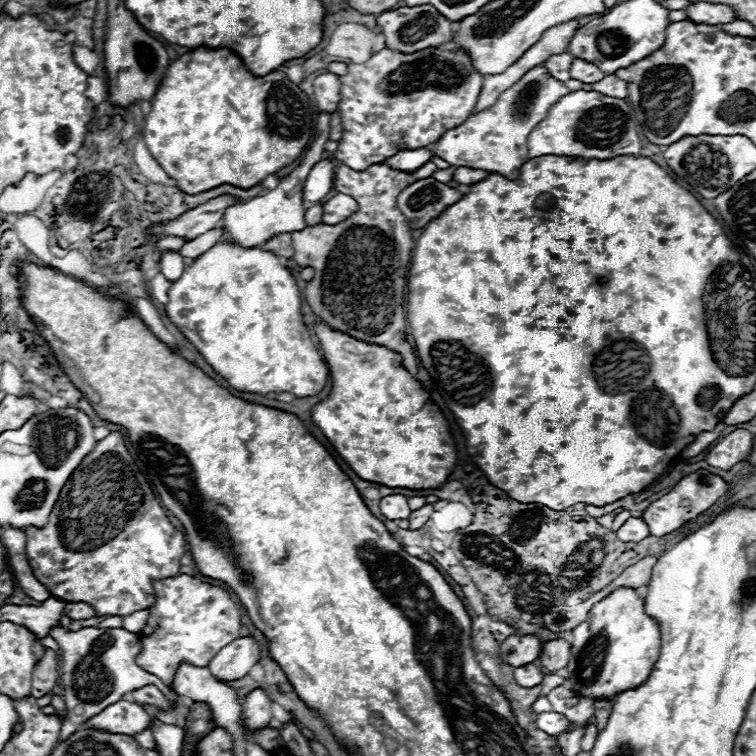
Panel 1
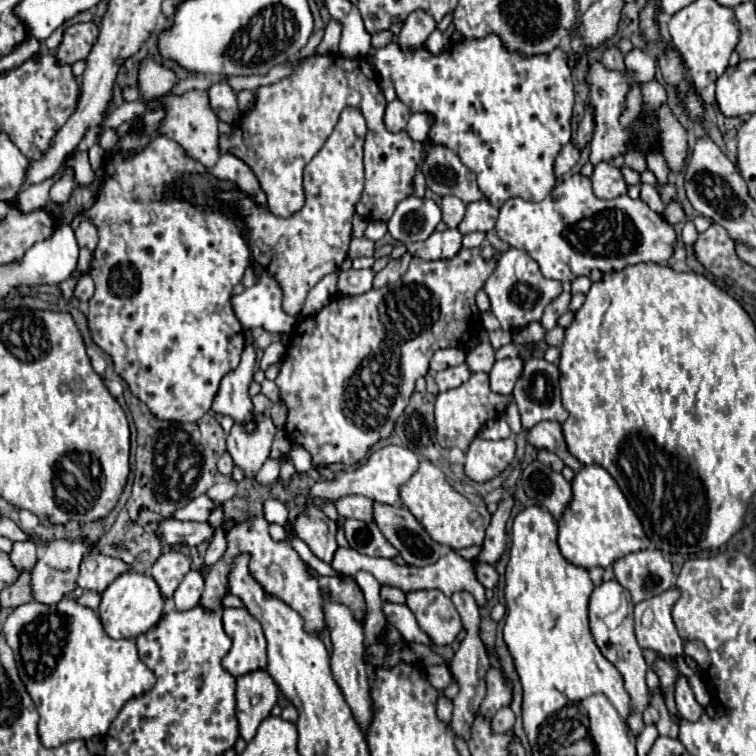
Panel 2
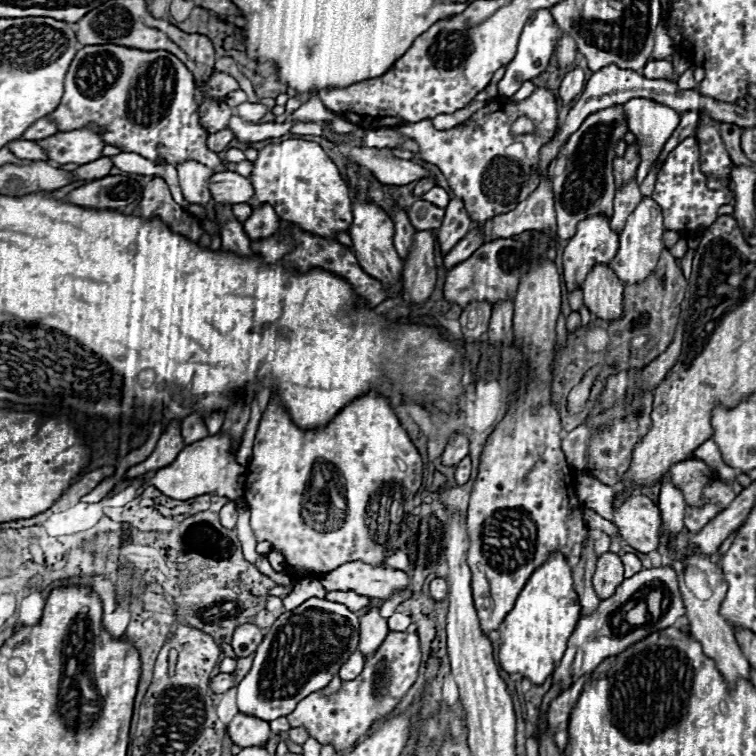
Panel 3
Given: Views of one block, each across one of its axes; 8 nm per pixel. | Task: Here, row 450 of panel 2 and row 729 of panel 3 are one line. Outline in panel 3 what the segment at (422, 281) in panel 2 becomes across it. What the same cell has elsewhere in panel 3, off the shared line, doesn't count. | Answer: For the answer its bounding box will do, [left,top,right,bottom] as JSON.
[286,630,422,752]

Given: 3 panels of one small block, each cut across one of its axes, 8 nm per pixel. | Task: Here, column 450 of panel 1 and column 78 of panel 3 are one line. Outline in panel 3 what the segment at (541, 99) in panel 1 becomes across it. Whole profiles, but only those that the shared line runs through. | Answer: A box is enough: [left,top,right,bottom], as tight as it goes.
[36,126,106,164]

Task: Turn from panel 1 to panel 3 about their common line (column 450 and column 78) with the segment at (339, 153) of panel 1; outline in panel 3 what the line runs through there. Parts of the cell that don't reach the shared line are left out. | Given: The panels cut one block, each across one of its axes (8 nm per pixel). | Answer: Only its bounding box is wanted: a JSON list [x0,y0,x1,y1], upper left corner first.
[52,44,226,172]

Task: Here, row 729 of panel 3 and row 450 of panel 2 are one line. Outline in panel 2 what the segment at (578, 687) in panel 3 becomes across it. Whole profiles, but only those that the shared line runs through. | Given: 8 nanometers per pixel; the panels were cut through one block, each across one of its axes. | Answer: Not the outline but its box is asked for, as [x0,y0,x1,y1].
[528,422,582,472]

